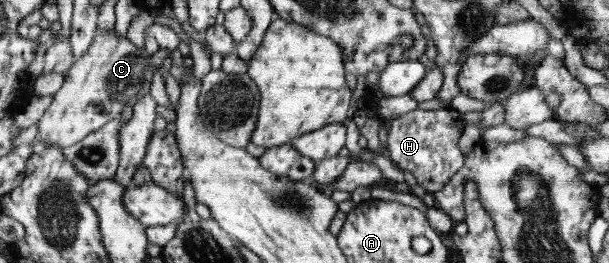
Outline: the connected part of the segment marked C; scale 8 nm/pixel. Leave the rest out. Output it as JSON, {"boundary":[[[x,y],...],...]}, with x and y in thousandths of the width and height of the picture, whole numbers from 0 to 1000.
{"boundary":[[[187,106],[181,122],[158,110],[154,156],[105,285],[105,316],[62,460],[61,555],[92,551],[103,570],[161,498],[177,460],[200,437],[207,407],[218,407],[236,361],[253,346],[258,259],[240,179],[223,179],[209,133],[195,137]]]}

